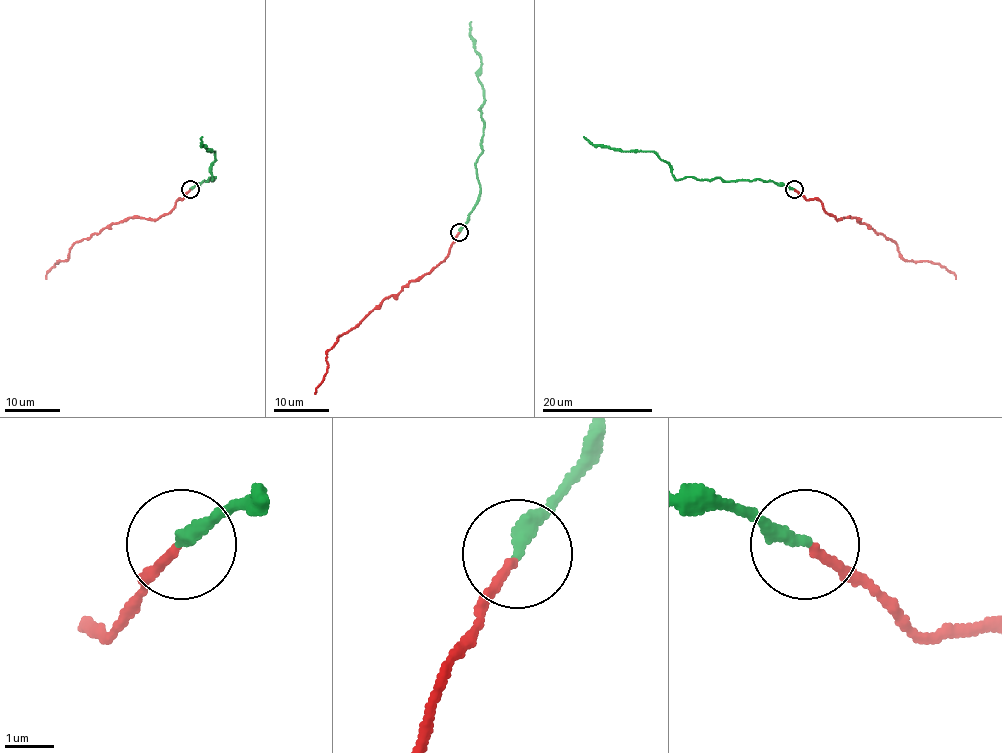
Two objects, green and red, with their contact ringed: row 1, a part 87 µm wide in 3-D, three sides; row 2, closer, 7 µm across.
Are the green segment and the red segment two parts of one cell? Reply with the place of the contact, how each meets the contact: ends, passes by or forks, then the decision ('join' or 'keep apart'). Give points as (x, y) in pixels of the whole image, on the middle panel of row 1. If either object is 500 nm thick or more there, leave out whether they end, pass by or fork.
place (459, 232); green ends; red ends; join

